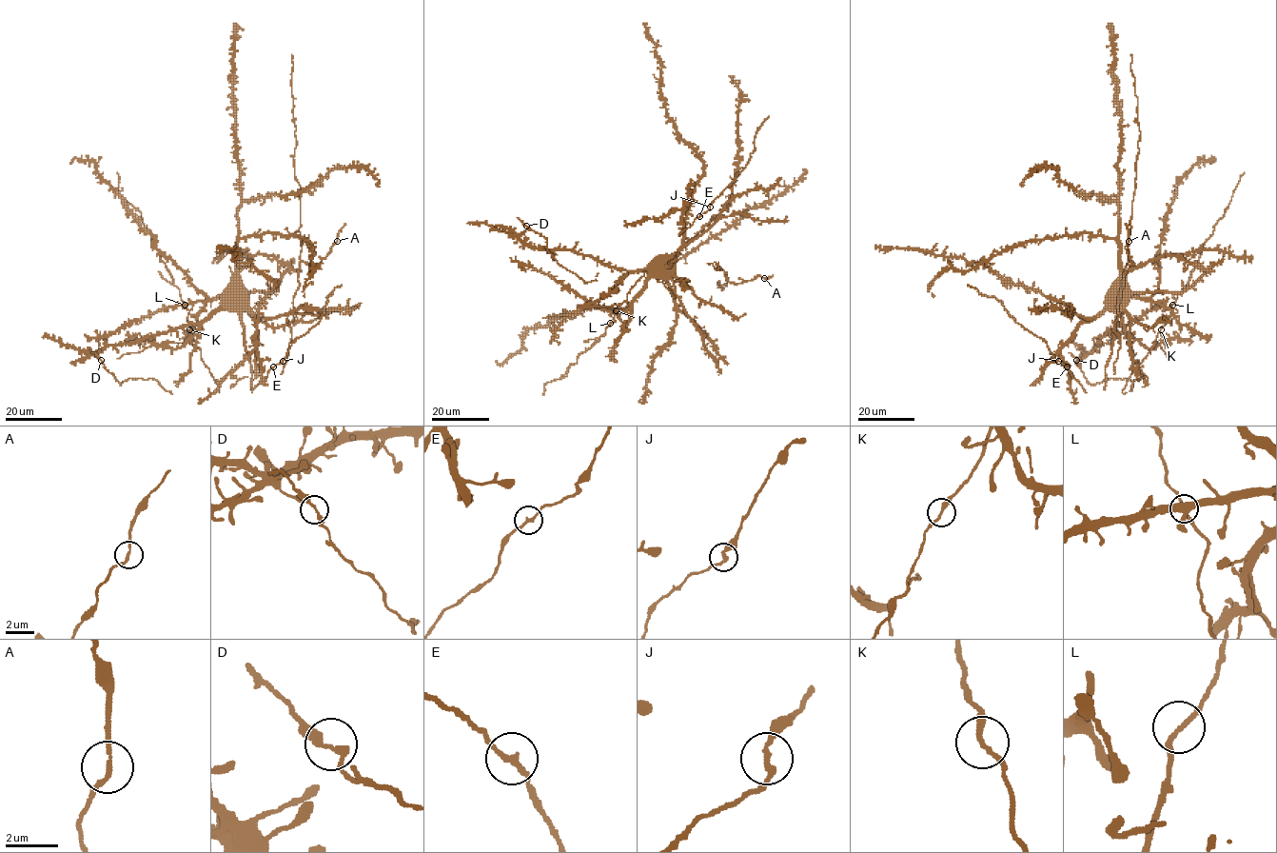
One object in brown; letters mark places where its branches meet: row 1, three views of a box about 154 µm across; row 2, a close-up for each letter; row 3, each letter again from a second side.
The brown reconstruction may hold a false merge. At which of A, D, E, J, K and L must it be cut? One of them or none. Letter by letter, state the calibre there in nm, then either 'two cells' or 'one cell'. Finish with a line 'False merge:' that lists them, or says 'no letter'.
A: 170 nm thick; one cell
D: 220 nm thick; one cell
E: 200 nm thick; one cell
J: 190 nm thick; one cell
K: 190 nm thick; one cell
L: 190 nm thick; one cell
False merge: no letter

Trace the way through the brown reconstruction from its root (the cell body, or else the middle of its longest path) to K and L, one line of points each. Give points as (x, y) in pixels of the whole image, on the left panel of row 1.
K: (235, 297), (217, 309), (181, 346), (164, 346), (166, 341), (194, 345), (189, 329)
L: (235, 297), (217, 309), (181, 346), (166, 347), (166, 341), (195, 345), (186, 320), (189, 310), (184, 305)

